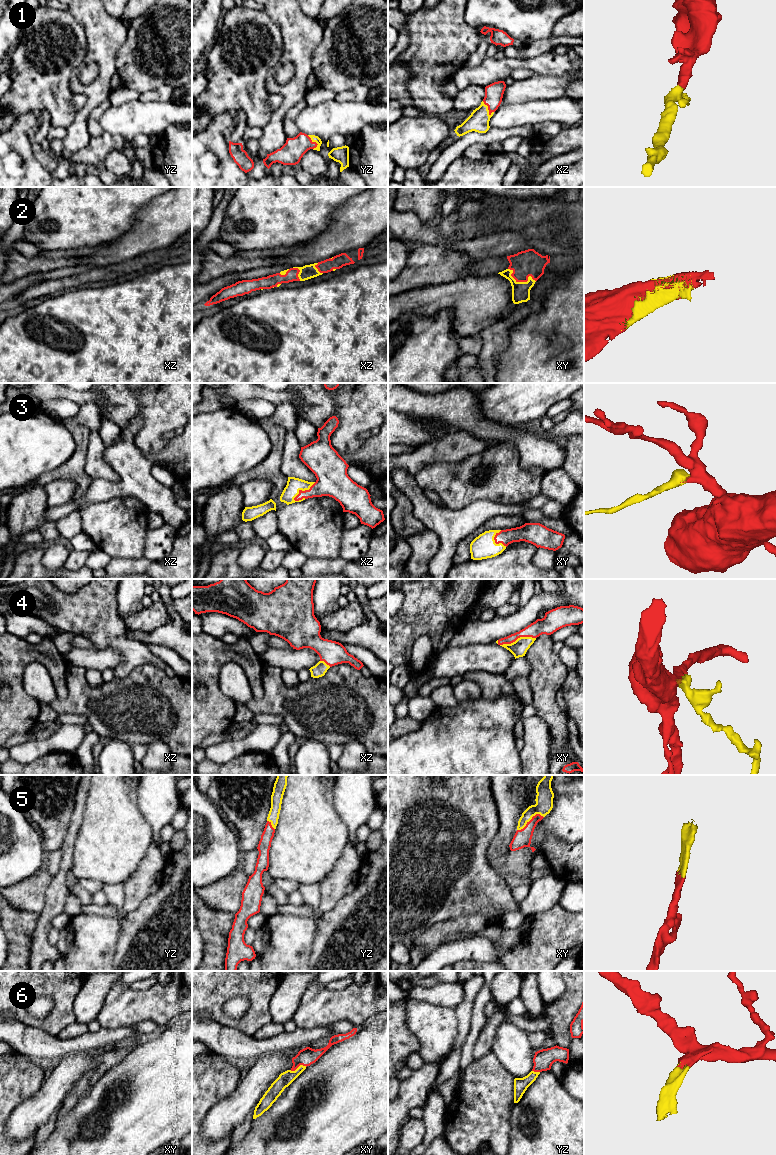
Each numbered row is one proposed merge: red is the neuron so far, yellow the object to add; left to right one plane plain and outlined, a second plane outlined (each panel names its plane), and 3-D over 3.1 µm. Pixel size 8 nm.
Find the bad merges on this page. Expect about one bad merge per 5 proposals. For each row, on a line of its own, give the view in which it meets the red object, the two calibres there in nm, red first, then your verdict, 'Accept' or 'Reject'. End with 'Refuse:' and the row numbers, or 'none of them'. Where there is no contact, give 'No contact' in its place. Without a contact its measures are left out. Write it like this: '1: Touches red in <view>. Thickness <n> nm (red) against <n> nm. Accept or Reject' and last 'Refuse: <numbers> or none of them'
1: Touches red in xz. Thickness 150 nm (red) against 170 nm. Accept
2: Touches red in xy. Thickness 220 nm (red) against 140 nm. Accept
3: Touches red in xz. Thickness 260 nm (red) against 120 nm. Accept
4: Touches red in xy. Thickness 130 nm (red) against 130 nm. Accept
5: Touches red in xy. Thickness 140 nm (red) against 140 nm. Accept
6: Touches red in xy. Thickness 140 nm (red) against 110 nm. Accept
Refuse: none of them

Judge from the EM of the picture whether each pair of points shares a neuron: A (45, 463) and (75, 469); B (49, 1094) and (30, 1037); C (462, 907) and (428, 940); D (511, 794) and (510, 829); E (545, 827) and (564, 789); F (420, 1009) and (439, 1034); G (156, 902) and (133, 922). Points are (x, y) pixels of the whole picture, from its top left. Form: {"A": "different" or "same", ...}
{"A": "different", "B": "different", "C": "different", "D": "same", "E": "same", "F": "same", "G": "same"}

